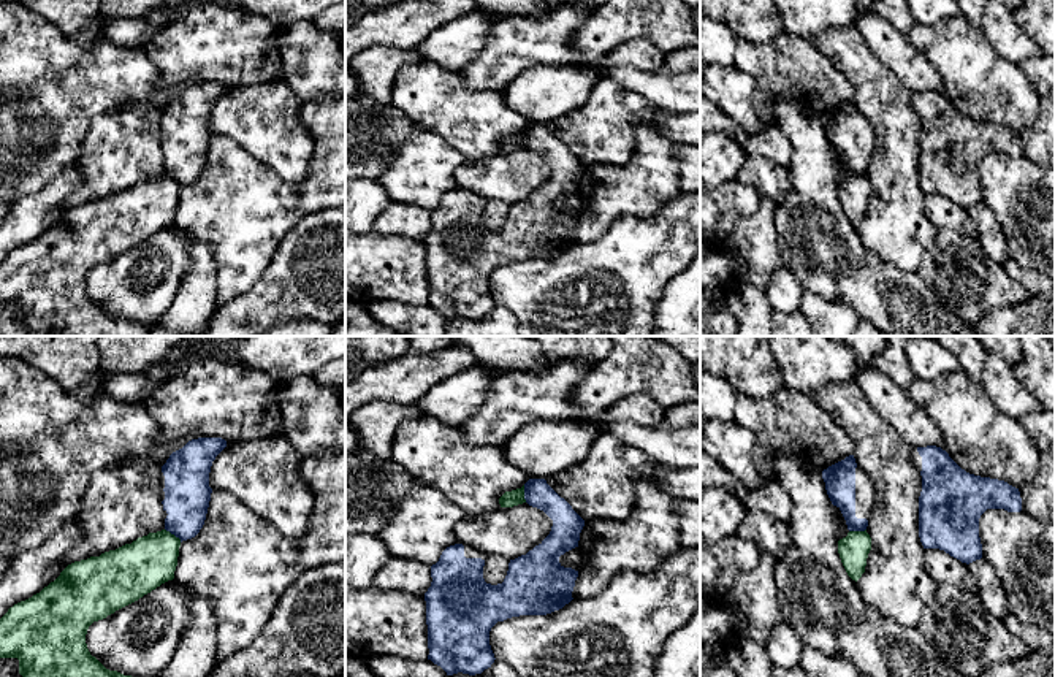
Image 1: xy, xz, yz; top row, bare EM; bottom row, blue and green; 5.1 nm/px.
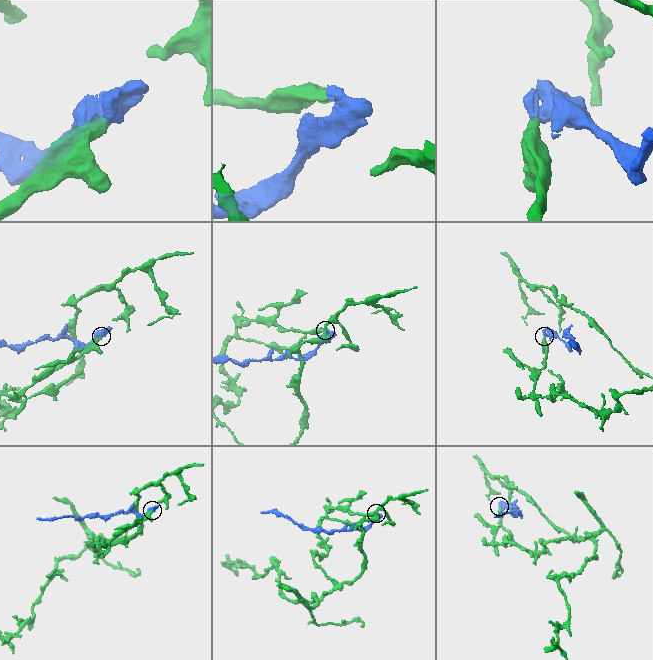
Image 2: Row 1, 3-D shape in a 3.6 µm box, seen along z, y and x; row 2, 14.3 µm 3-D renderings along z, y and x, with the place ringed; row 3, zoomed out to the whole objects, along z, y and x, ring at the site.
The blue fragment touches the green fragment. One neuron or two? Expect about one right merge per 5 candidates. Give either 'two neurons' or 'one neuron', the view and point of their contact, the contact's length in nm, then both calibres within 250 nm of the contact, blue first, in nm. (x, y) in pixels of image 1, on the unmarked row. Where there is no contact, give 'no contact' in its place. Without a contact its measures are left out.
two neurons; meets blue in xy at (173, 178); contact 110 nm long; 240 nm thick on the blue side, 260 nm on the other

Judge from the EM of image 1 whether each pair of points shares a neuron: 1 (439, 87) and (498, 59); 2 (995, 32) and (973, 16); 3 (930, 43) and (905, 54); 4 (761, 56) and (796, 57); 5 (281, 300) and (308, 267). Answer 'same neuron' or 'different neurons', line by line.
1: different neurons
2: different neurons
3: different neurons
4: same neuron
5: same neuron

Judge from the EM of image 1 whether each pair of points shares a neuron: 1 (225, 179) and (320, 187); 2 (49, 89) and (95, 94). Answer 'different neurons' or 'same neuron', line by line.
1: same neuron
2: same neuron

